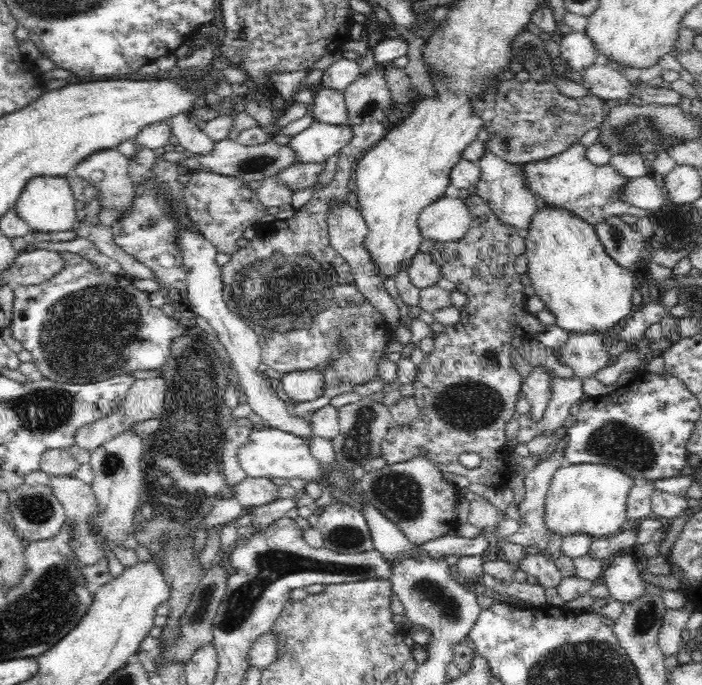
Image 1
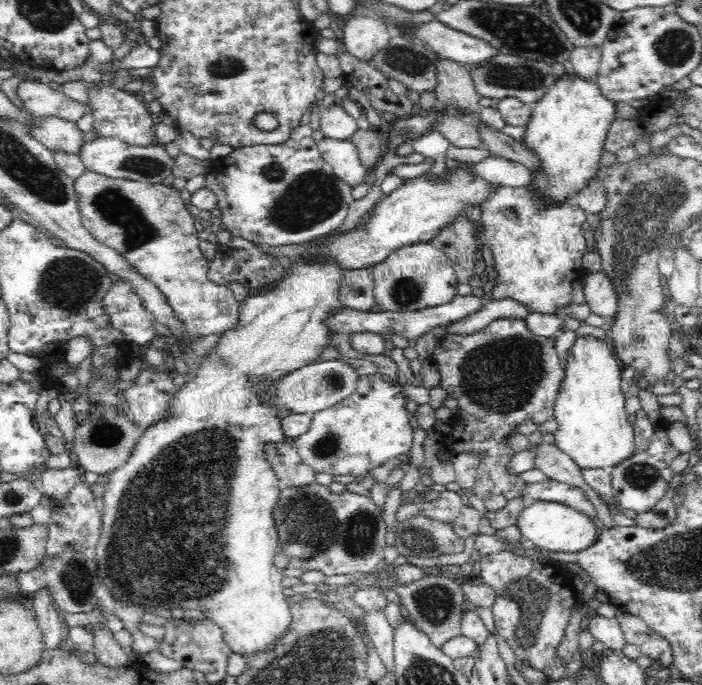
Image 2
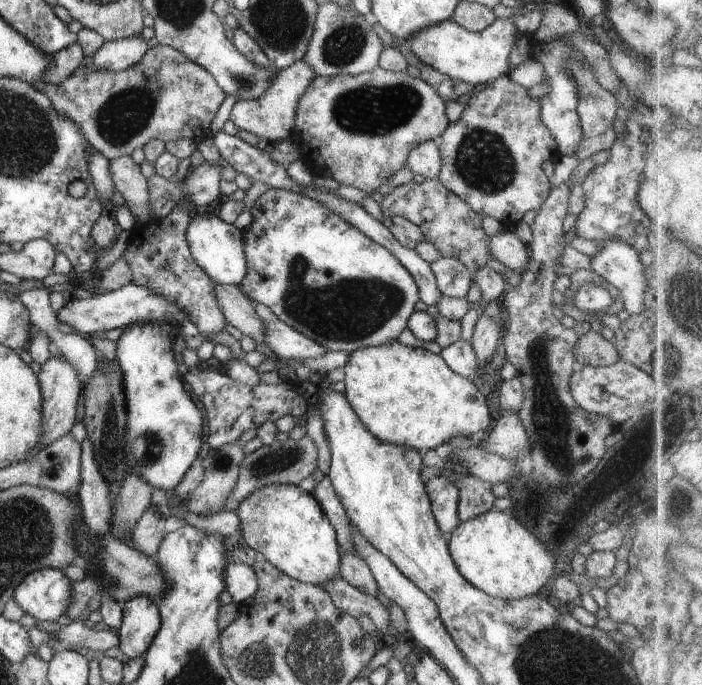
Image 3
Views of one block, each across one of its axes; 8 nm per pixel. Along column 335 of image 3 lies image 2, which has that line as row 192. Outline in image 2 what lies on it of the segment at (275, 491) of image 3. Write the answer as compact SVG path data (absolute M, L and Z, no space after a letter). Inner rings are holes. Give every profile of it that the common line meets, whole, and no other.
M563 74L550 85L550 88L533 105L530 120L525 126L526 131L523 143L540 161L541 169L532 171L533 181L527 188L534 191L534 195L542 197L544 201L558 204L558 202L573 201L582 188L590 182L592 176L597 176L600 166L604 141L608 129L615 119L615 110L618 104L604 98L595 81L584 80L576 74Z

